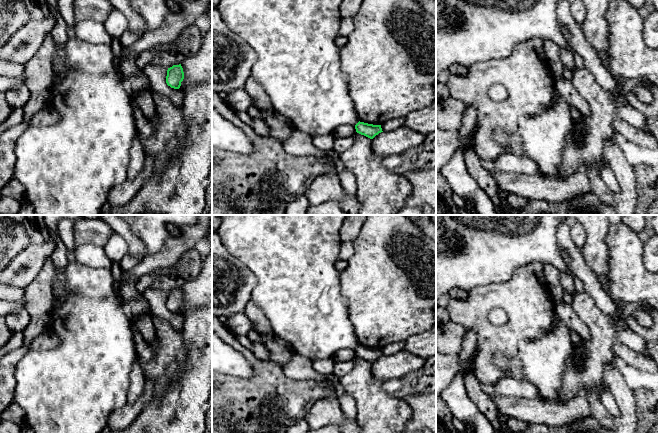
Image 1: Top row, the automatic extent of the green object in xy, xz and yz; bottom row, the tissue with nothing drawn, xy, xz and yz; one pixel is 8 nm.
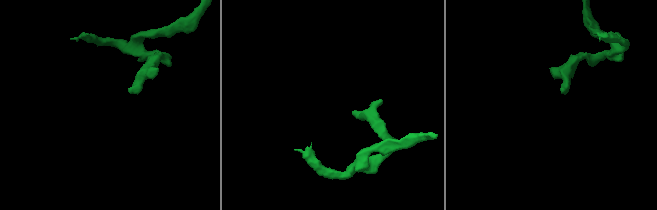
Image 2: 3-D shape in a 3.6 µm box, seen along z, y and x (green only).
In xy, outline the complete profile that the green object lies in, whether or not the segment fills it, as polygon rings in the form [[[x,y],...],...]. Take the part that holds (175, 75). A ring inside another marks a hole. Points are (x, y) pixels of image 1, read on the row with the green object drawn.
[[[181,64],[173,65],[172,67],[168,68],[166,76],[166,83],[168,86],[174,89],[179,89],[183,79],[184,72]]]

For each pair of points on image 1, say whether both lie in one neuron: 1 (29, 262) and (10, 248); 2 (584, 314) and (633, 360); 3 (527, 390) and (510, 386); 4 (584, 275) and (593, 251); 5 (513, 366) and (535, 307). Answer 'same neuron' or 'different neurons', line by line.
1: different neurons
2: different neurons
3: same neuron
4: different neurons
5: same neuron

